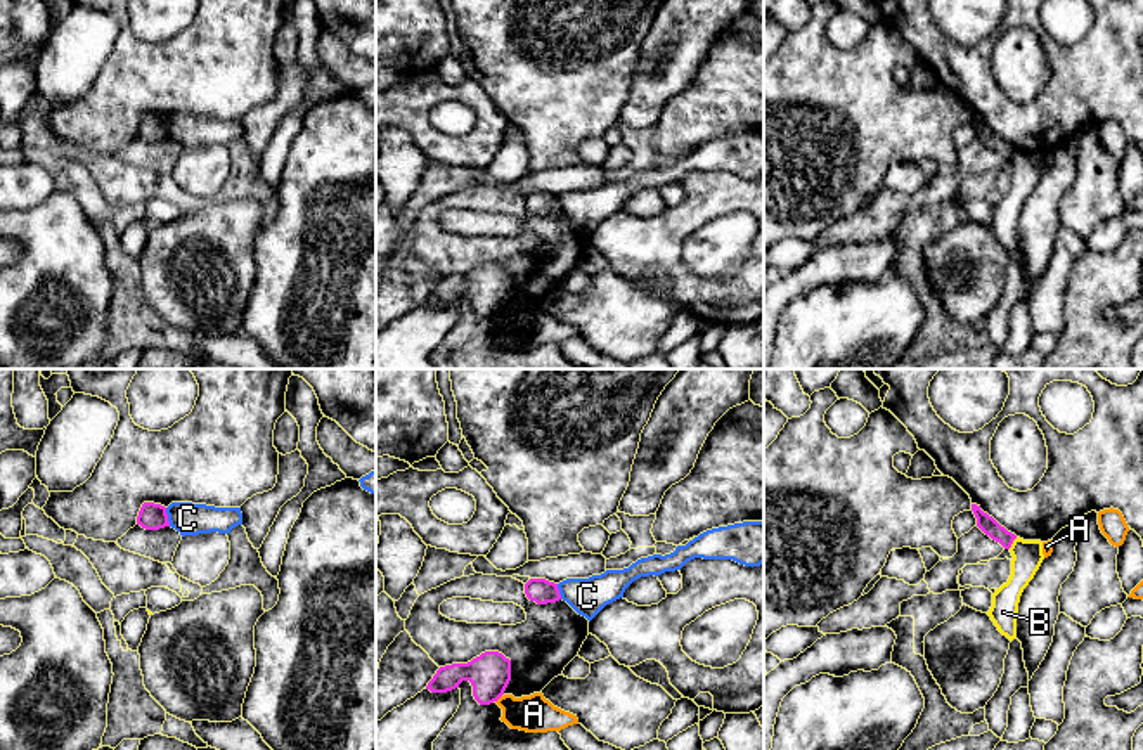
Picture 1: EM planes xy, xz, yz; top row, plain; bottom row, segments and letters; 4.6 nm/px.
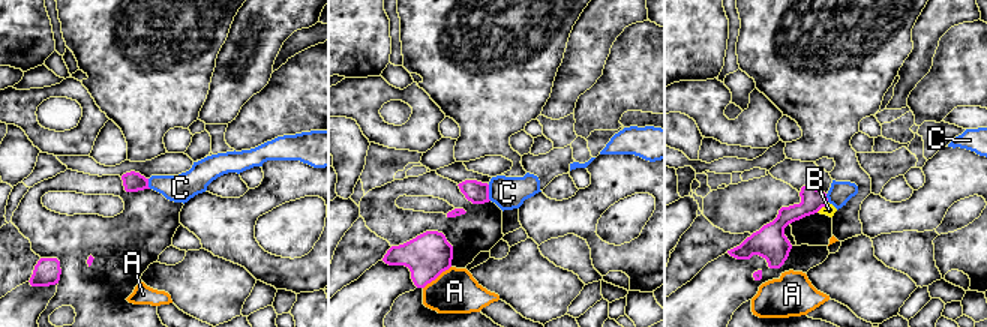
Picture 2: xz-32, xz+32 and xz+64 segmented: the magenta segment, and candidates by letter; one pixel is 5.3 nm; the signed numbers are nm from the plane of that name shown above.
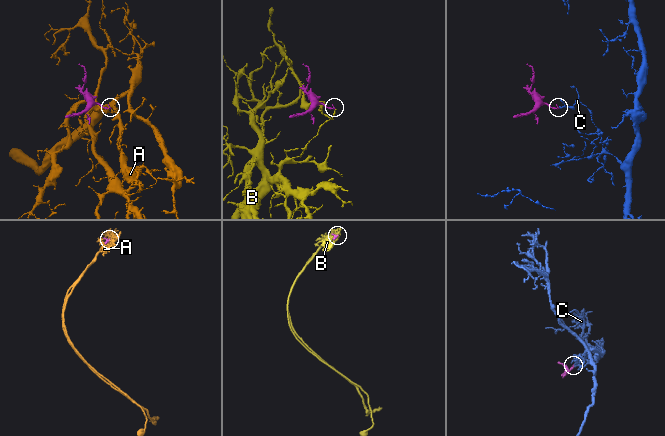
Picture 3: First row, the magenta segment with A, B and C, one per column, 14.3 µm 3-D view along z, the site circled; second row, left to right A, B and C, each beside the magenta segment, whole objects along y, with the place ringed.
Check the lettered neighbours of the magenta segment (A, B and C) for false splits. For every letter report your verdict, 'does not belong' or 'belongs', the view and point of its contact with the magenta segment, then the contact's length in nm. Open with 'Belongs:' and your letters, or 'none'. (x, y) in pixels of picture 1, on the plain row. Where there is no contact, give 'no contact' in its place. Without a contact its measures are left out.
Belongs: none
A: does not belong; contact xz (499, 309); length 50 nm
B: does not belong; contact yz (1012, 155); length 70 nm
C: does not belong; contact xy (167, 129); length 90 nm

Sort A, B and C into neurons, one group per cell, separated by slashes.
A / B / C

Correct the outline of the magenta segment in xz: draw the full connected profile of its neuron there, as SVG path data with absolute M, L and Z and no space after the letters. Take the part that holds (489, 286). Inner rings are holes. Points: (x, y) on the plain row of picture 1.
M485 263L468 275L440 279L426 301L447 305L462 293L471 294L473 308L480 317L490 317L504 307L511 293L511 272L499 263Z

